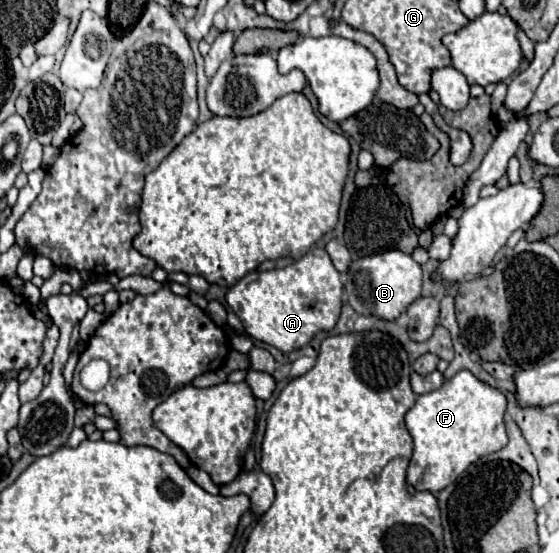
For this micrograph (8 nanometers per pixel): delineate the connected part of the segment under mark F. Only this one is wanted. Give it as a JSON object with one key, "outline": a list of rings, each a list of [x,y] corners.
{"outline":[[[460,371],[456,377],[446,381],[438,391],[420,395],[416,399],[416,405],[406,413],[406,427],[414,439],[414,455],[408,465],[406,483],[418,491],[430,491],[430,493],[442,491],[470,463],[506,447],[508,437],[504,431],[504,413],[506,413],[506,397],[498,389],[478,381],[470,371]]]}

